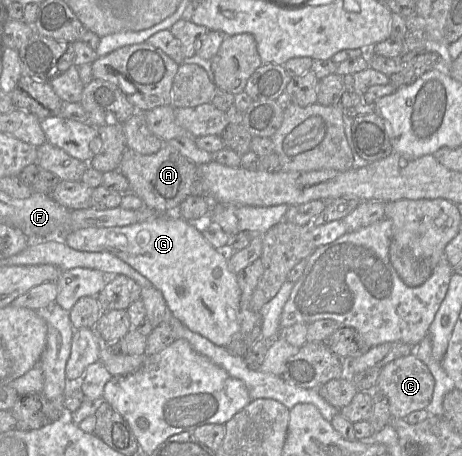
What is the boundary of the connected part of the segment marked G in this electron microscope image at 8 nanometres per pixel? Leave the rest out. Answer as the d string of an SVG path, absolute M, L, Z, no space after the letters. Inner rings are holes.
M159 214L156 218L150 220L131 224L121 227L108 227L108 228L83 228L76 231L67 233L63 237L63 241L71 248L79 251L88 251L88 252L108 252L118 257L119 259L126 262L141 275L147 278L152 286L157 288L163 295L163 298L166 302L167 308L170 313L177 318L182 324L184 324L192 332L200 334L201 336L207 338L212 343L221 346L227 347L232 340L237 336L240 331L240 299L241 299L241 289L238 284L237 275L231 270L228 262L228 251L227 250L217 250L214 248L203 236L202 223L188 222L176 214Z

